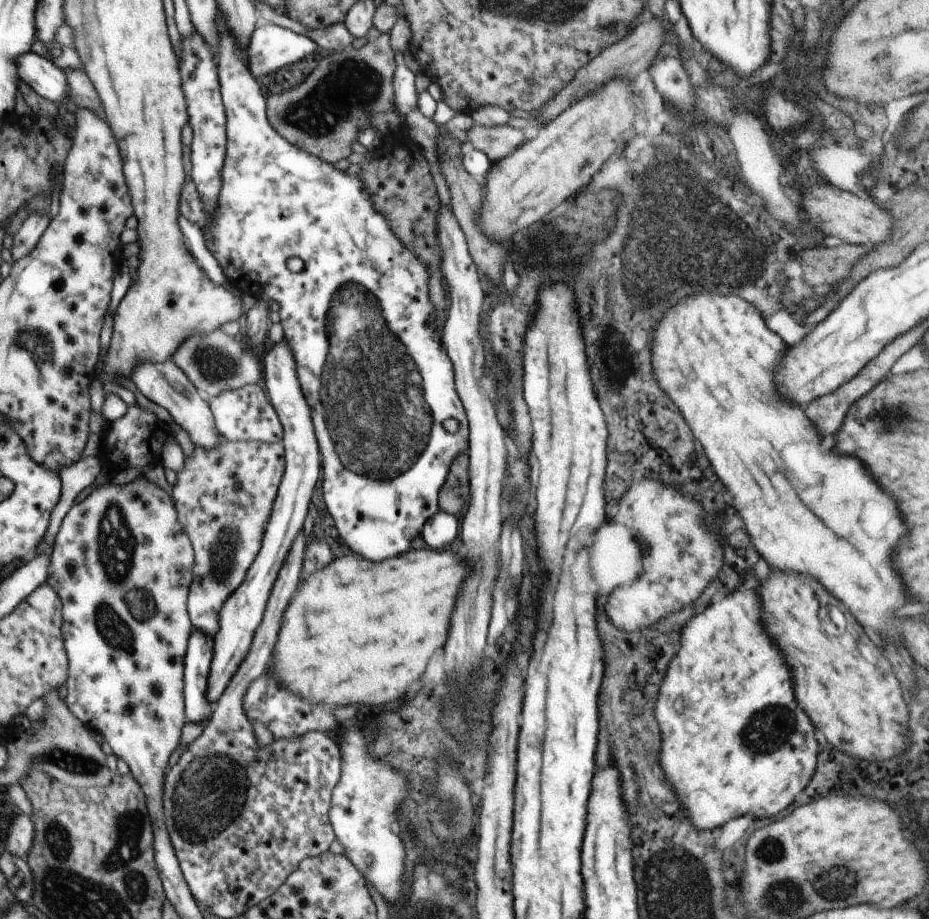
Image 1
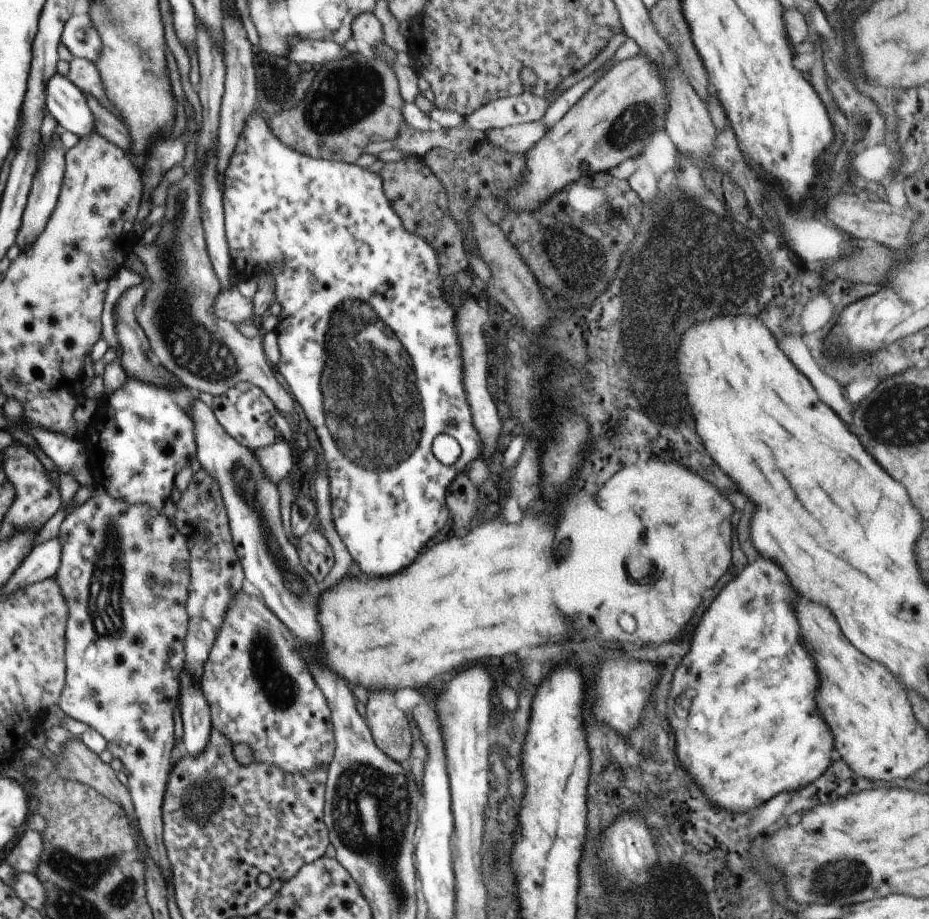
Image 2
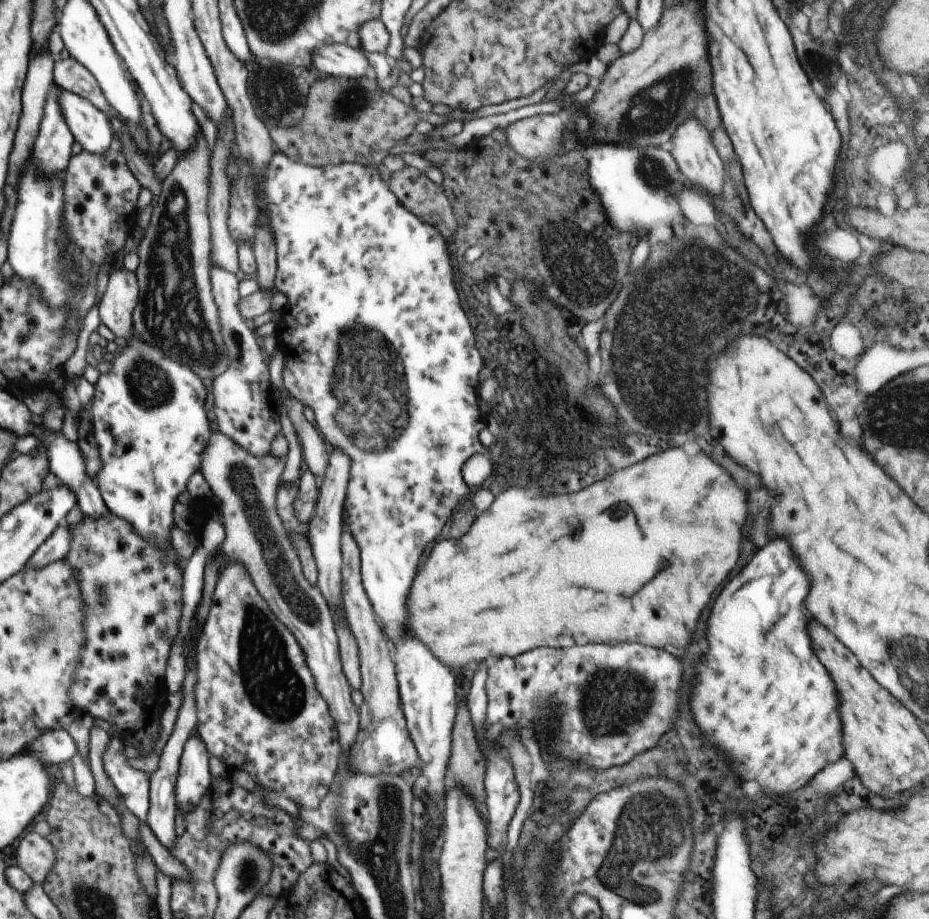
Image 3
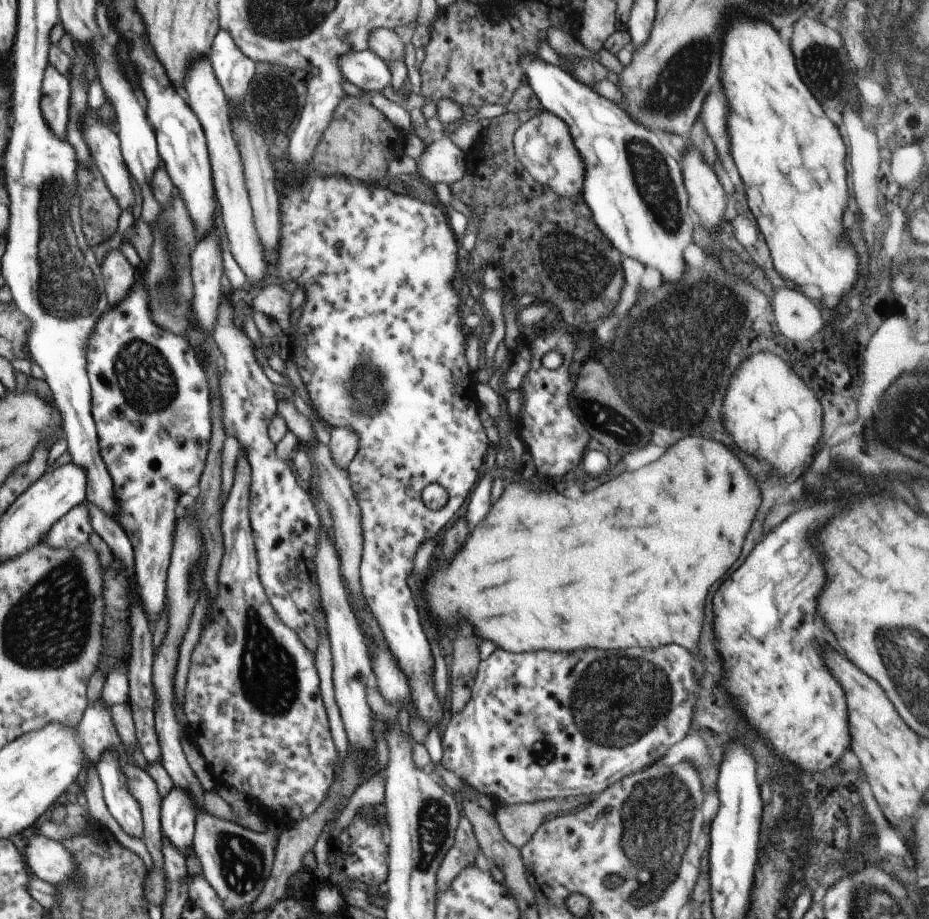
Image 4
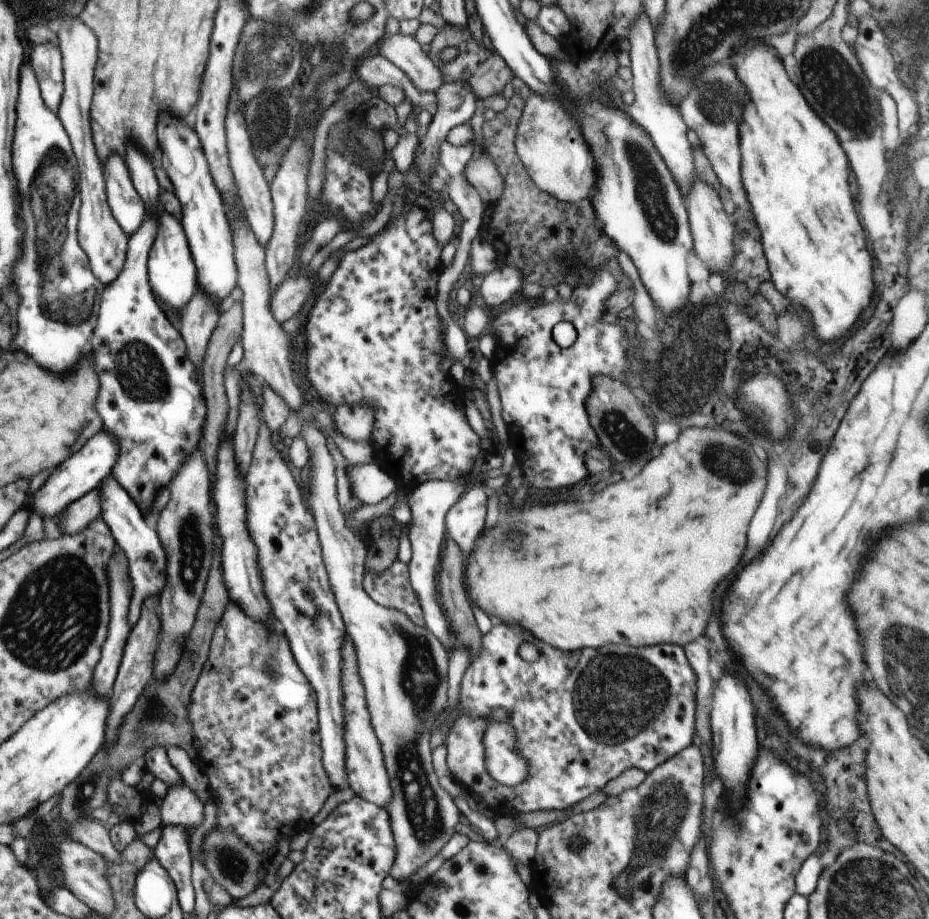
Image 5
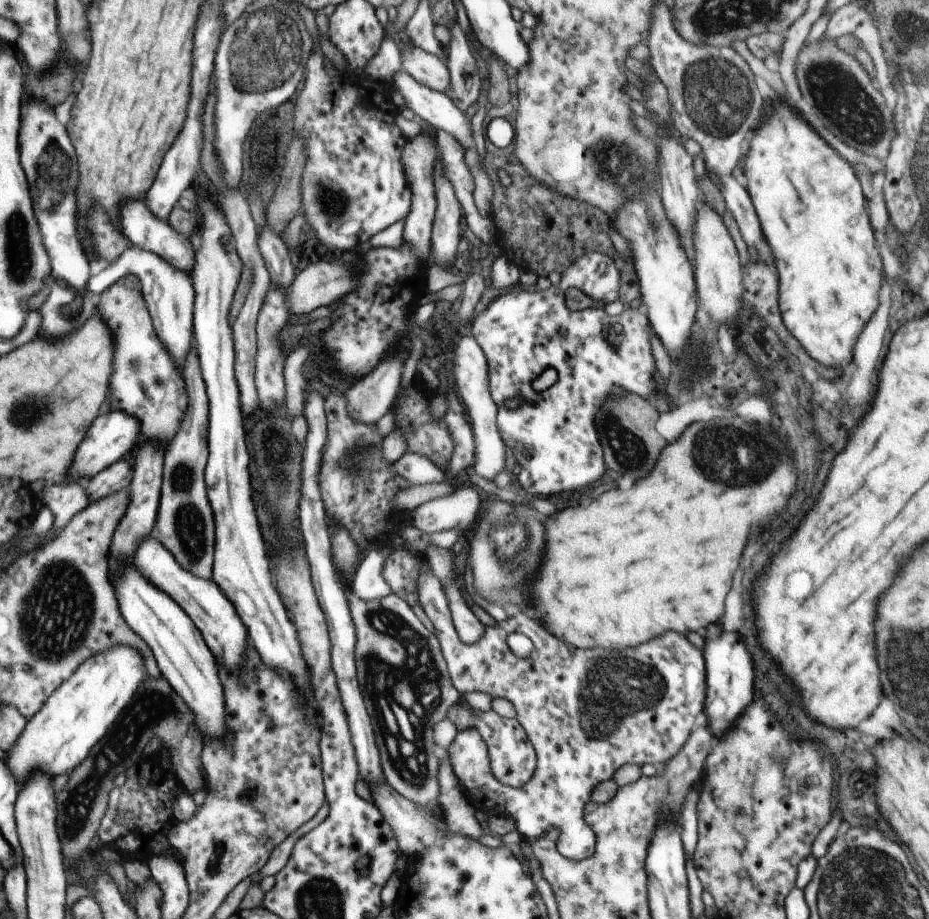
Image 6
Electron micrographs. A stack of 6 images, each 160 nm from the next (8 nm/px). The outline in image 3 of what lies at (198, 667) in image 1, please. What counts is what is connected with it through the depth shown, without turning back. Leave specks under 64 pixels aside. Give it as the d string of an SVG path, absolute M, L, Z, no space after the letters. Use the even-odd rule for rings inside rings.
M194 734L184 745L180 758L174 800L177 812L192 812L198 802L204 798L204 792L211 783L210 768L208 767L208 750L200 736Z

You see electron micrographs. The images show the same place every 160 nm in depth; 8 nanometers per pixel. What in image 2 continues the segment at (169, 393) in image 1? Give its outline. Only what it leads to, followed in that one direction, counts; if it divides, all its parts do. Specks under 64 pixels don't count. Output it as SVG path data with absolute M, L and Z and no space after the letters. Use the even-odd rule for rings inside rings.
M138 284L129 287L119 297L114 309L117 321L115 322L116 335L118 341L122 345L122 358L120 358L120 365L124 373L136 381L153 385L162 389L180 389L183 383L175 376L172 375L167 369L161 367L149 355L149 343L142 330L142 326L137 322L136 311L139 309L140 304L146 292L146 284ZM192 392L193 404L189 411L189 418L193 421L193 430L197 447L196 459L201 468L206 470L209 476L215 478L220 486L220 493L227 511L229 527L235 546L236 555L241 560L241 566L245 575L246 586L257 592L264 604L280 618L284 626L288 626L294 636L302 644L318 644L322 630L316 620L316 606L321 595L322 584L302 566L297 547L292 545L284 533L282 519L280 518L280 497L278 487L264 474L259 460L249 448L239 444L218 423L214 412L198 398L196 392Z

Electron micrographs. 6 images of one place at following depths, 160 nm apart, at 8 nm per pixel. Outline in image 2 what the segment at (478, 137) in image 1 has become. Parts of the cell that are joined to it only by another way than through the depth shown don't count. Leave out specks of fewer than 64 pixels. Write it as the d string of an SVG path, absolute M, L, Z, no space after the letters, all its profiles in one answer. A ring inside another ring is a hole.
M532 121L501 129L485 131L486 140L494 146L516 155L524 154L544 136L547 128L540 121Z

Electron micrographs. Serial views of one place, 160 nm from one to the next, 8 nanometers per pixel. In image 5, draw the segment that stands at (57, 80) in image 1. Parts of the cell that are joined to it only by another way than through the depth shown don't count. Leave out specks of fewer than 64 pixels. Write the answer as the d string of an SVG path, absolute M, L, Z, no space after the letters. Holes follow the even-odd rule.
M118 154L108 156L102 168L107 202L112 216L122 231L132 236L144 221L146 204L134 189L125 160Z

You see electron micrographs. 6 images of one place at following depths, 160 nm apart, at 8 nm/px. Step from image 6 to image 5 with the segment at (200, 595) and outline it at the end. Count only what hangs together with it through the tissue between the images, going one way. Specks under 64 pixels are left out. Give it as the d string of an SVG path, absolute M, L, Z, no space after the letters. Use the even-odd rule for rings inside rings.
M108 477L100 485L101 516L112 537L117 543L117 547L124 552L128 560L130 578L132 578L132 608L144 602L144 598L150 594L158 594L164 586L164 566L166 566L166 554L162 550L157 530L150 528L142 516L142 511L138 509L136 502L126 493L126 490L118 484L113 477Z

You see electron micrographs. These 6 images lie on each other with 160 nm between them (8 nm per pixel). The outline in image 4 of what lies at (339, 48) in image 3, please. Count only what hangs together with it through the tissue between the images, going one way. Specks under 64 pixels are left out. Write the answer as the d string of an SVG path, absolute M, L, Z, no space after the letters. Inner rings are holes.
M370 49L340 55L338 68L345 80L363 92L375 94L391 83L389 66Z

